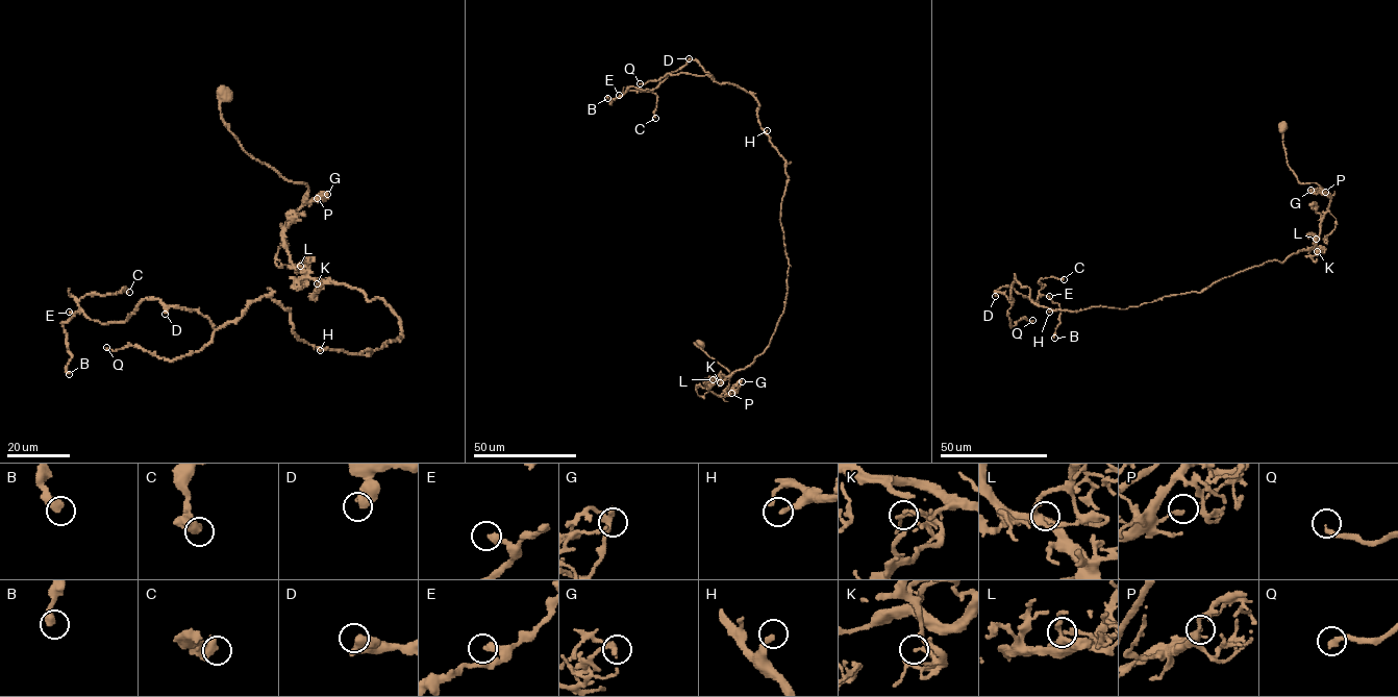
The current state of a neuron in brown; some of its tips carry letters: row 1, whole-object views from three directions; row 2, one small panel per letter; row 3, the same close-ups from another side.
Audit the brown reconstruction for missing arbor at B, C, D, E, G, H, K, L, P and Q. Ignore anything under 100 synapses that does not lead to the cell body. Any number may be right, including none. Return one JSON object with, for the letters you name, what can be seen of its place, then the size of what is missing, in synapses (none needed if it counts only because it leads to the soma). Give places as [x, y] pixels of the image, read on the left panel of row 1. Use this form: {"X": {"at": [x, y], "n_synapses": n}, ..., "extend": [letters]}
{"Q": {"at": [106, 347], "n_synapses": 130}, "extend": ["Q"]}

